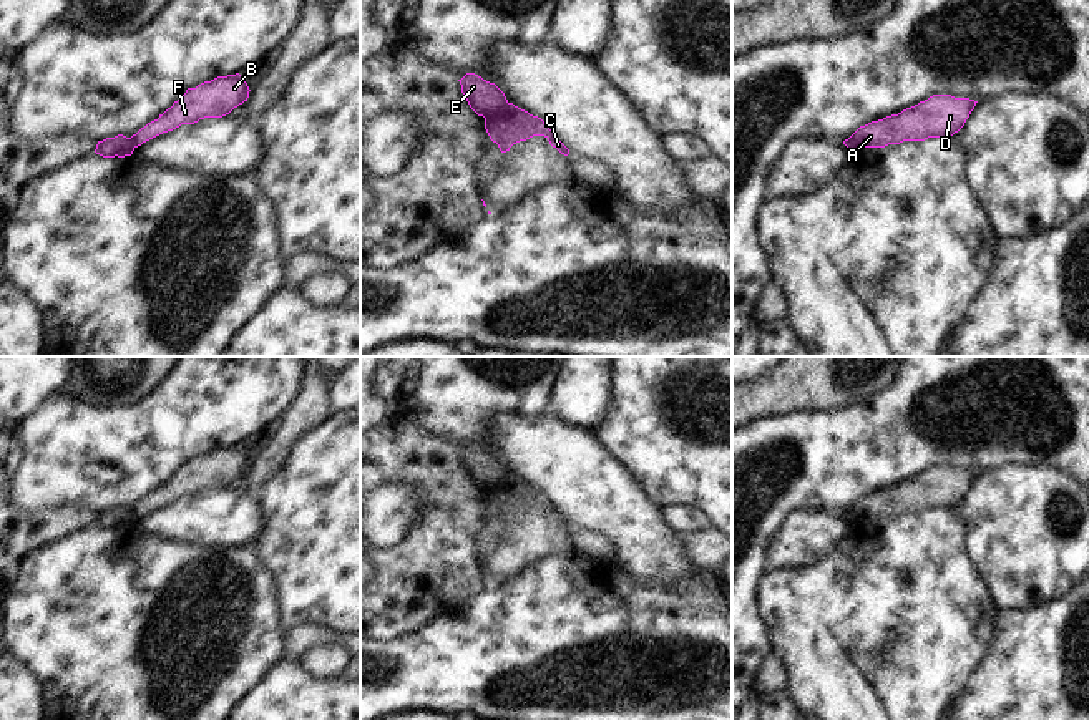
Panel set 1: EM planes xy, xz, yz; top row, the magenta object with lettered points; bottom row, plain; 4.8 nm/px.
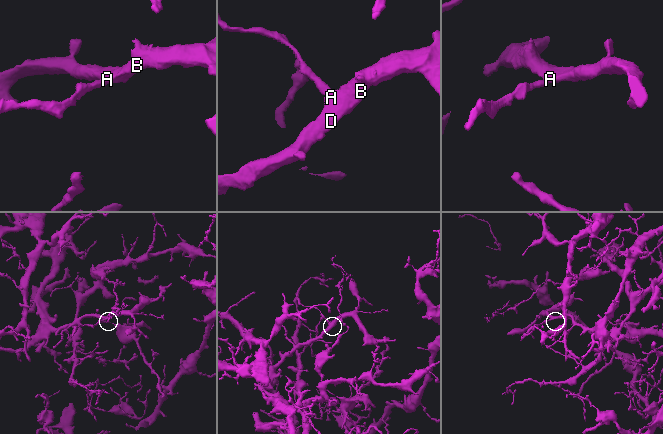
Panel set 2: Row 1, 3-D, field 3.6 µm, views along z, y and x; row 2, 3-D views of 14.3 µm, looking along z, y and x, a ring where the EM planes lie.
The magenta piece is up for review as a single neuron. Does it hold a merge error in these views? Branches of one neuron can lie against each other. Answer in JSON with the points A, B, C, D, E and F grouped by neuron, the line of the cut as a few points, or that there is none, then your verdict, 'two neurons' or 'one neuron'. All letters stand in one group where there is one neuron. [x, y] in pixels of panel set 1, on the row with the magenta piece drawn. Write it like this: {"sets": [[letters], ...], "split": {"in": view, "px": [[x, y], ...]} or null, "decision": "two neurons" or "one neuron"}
{"sets": [["A", "B", "C", "D", "F"], ["E"]], "split": {"in": "xz", "px": [[507, 102], [485, 118]]}, "decision": "two neurons"}

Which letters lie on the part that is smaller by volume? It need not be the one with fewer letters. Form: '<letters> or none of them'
E

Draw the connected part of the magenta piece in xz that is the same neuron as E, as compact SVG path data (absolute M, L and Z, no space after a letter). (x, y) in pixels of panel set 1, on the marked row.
M466 73L458 81L463 96L478 116L493 116L508 103L505 93L495 83L483 80L475 73Z

